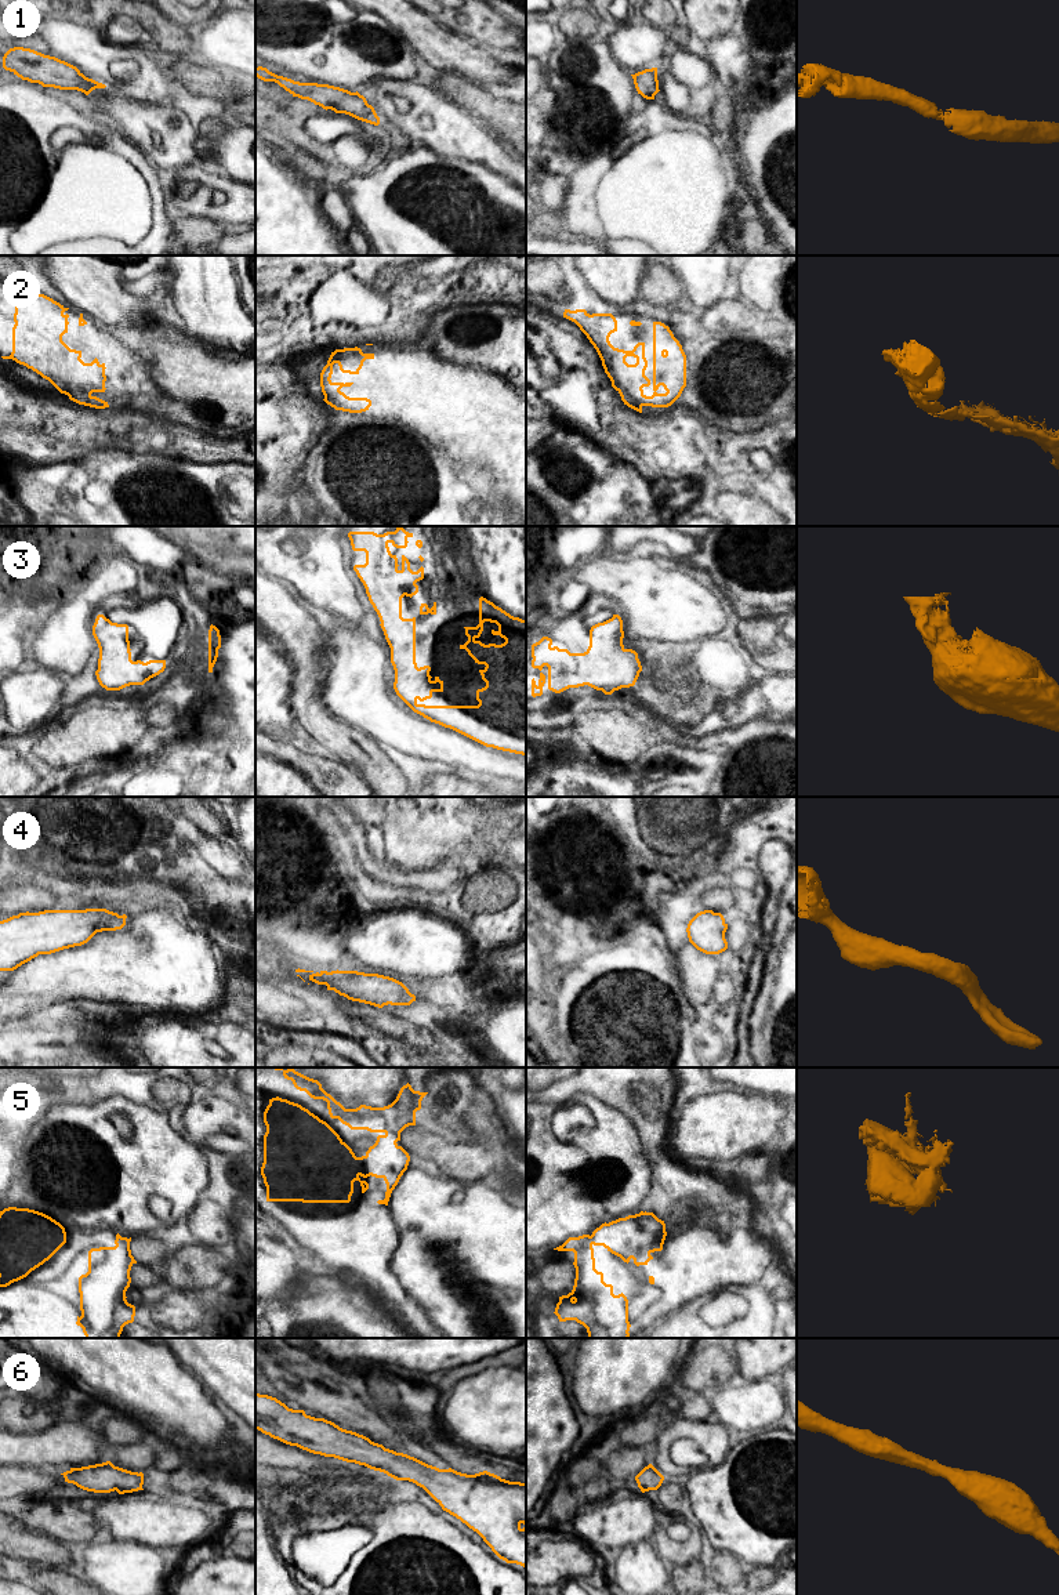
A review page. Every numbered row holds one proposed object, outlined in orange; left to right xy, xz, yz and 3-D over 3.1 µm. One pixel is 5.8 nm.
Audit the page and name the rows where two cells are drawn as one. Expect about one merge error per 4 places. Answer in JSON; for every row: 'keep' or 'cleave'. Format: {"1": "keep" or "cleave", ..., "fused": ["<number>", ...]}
{"1": "keep", "2": "keep", "3": "keep", "4": "keep", "5": "keep", "6": "keep", "fused": []}

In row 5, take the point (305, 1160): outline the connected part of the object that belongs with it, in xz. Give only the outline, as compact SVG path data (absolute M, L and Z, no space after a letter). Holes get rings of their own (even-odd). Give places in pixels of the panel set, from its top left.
M268 1067L282 1070L284 1079L291 1080L294 1087L300 1091L305 1091L313 1099L323 1099L327 1102L329 1114L331 1119L338 1119L342 1124L351 1130L367 1130L370 1132L378 1132L377 1141L369 1148L365 1156L356 1157L352 1149L340 1138L340 1135L323 1120L311 1113L308 1109L298 1103L282 1099L279 1096L269 1099L269 1105L264 1112L264 1123L266 1132L264 1135L264 1163L261 1167L261 1175L266 1186L266 1201L302 1201L302 1203L349 1203L353 1193L353 1182L359 1181L362 1193L369 1189L369 1183L365 1181L367 1177L382 1178L387 1183L385 1199L378 1200L378 1204L388 1206L389 1197L400 1177L407 1170L410 1156L396 1142L400 1141L400 1132L409 1127L416 1125L416 1112L421 1109L421 1101L428 1092L414 1091L407 1083L403 1085L396 1099L384 1108L371 1108L360 1105L356 1109L345 1109L330 1094L327 1094L318 1080L309 1079L291 1067Z

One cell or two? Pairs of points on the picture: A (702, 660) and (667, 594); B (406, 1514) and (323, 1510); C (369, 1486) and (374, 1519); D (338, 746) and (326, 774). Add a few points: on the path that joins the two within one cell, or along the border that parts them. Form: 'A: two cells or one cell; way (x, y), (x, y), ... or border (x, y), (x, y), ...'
A: two cells; border (715, 634), (704, 638)
B: one cell; way (385, 1514), (344, 1511)
C: two cells; border (383, 1497), (369, 1504), (345, 1504), (343, 1507)
D: two cells; border (337, 760), (352, 767), (365, 779)

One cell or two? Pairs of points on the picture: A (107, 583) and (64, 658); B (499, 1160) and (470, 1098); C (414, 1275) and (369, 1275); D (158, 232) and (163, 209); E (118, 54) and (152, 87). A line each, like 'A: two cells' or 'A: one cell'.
A: one cell
B: one cell
C: two cells
D: one cell
E: one cell

